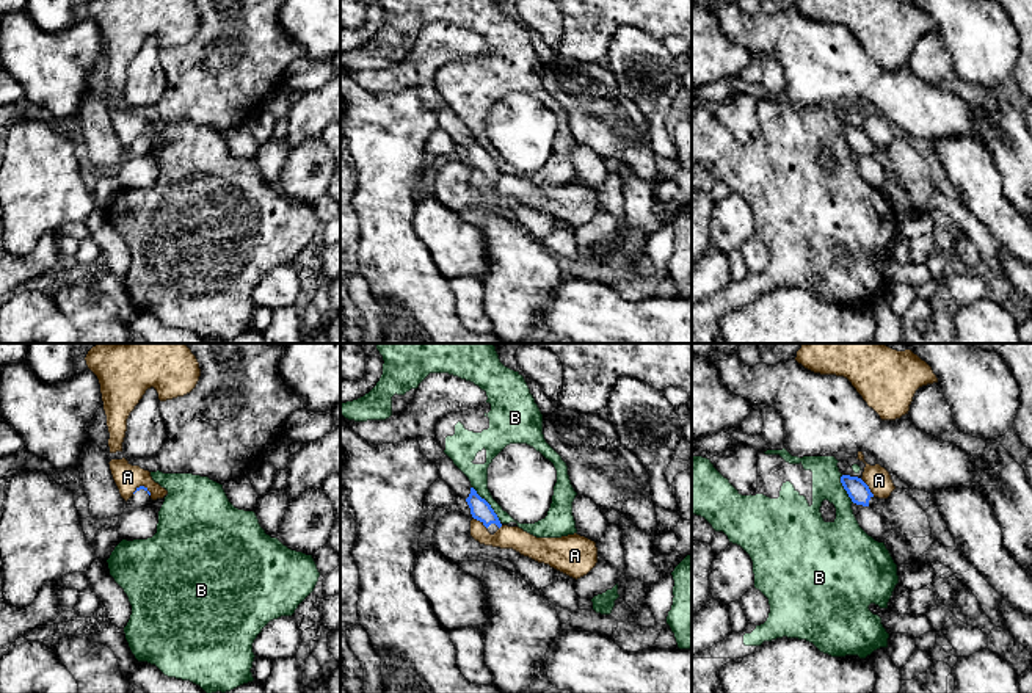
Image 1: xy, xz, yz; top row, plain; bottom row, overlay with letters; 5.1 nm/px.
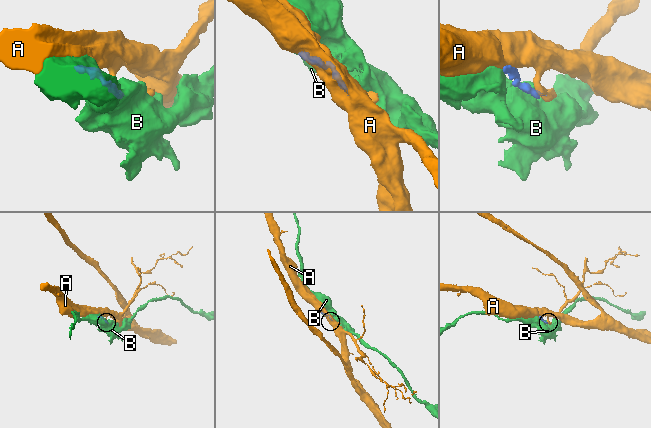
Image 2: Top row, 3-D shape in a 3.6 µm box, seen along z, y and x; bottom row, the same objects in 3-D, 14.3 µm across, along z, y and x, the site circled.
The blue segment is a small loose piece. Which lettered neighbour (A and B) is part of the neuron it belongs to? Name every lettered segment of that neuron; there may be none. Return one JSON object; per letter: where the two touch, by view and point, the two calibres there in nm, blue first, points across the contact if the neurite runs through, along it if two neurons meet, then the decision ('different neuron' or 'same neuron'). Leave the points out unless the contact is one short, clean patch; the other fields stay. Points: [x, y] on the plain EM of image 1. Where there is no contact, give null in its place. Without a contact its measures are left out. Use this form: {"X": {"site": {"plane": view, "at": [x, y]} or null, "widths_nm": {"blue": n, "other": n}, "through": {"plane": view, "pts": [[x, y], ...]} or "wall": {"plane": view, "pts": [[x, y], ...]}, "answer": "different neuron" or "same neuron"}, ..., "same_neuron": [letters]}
{"A": {"site": {"plane": "yz", "at": [868, 137]}, "widths_nm": {"blue": 110, "other": 130}, "answer": "different neuron"}, "B": {"site": {"plane": "xz", "at": [488, 152]}, "widths_nm": {"blue": 110, "other": 110}, "answer": "different neuron"}, "same_neuron": []}

